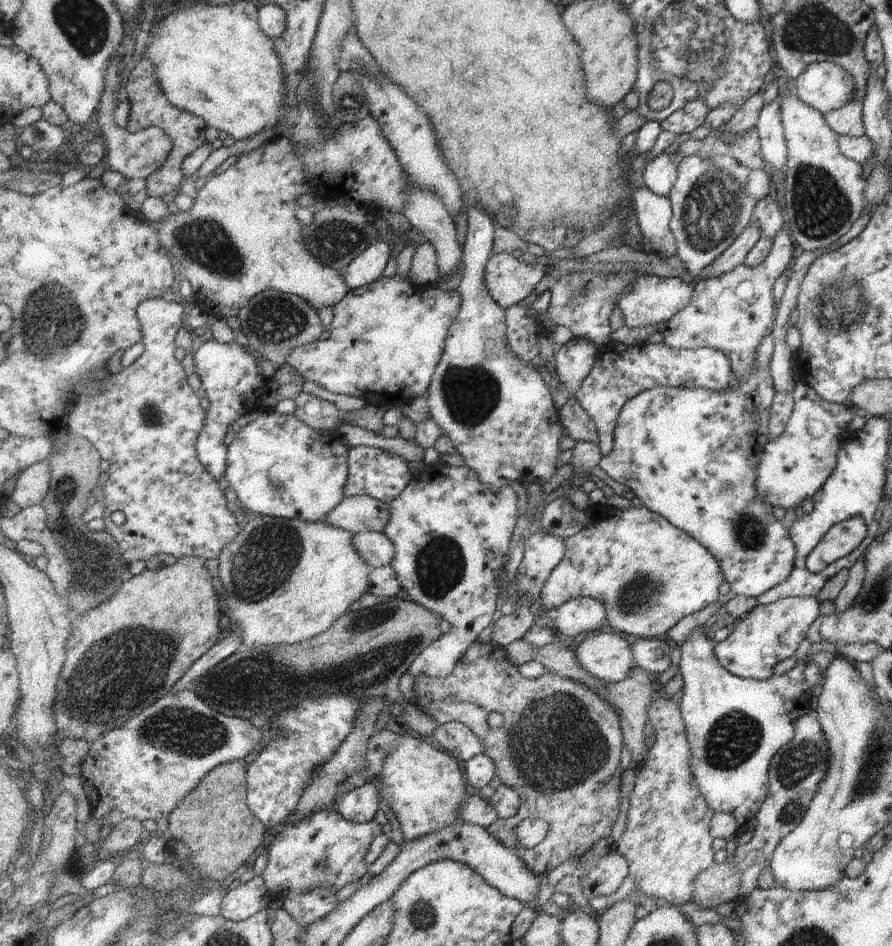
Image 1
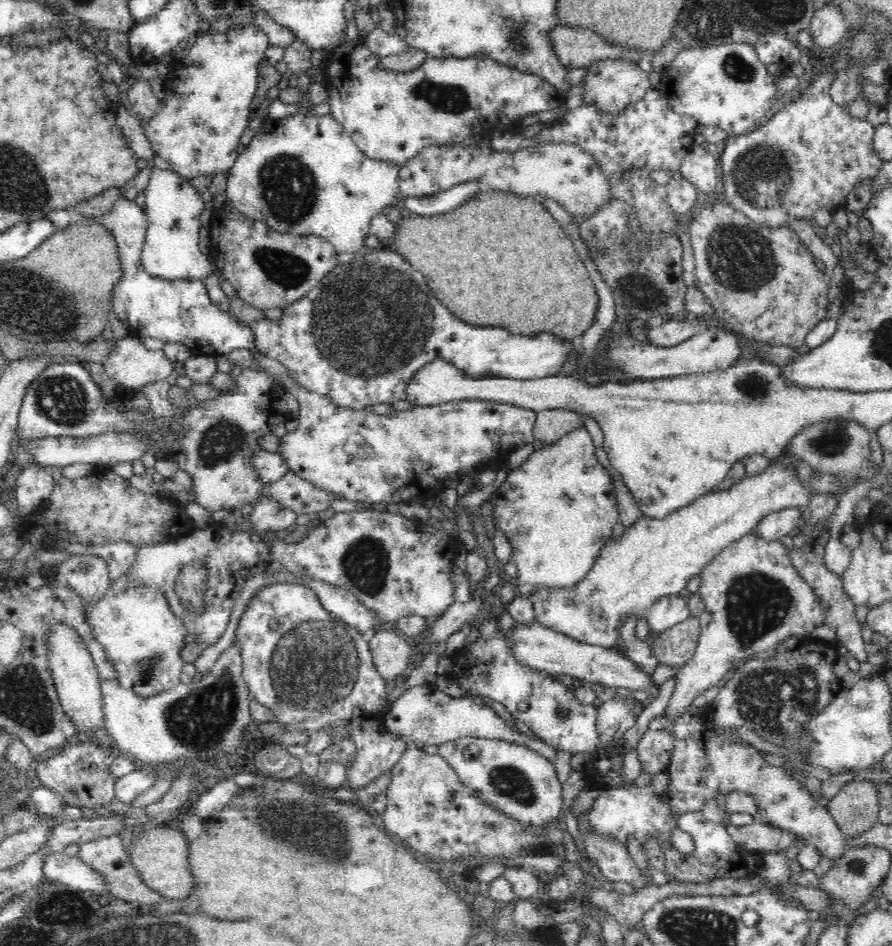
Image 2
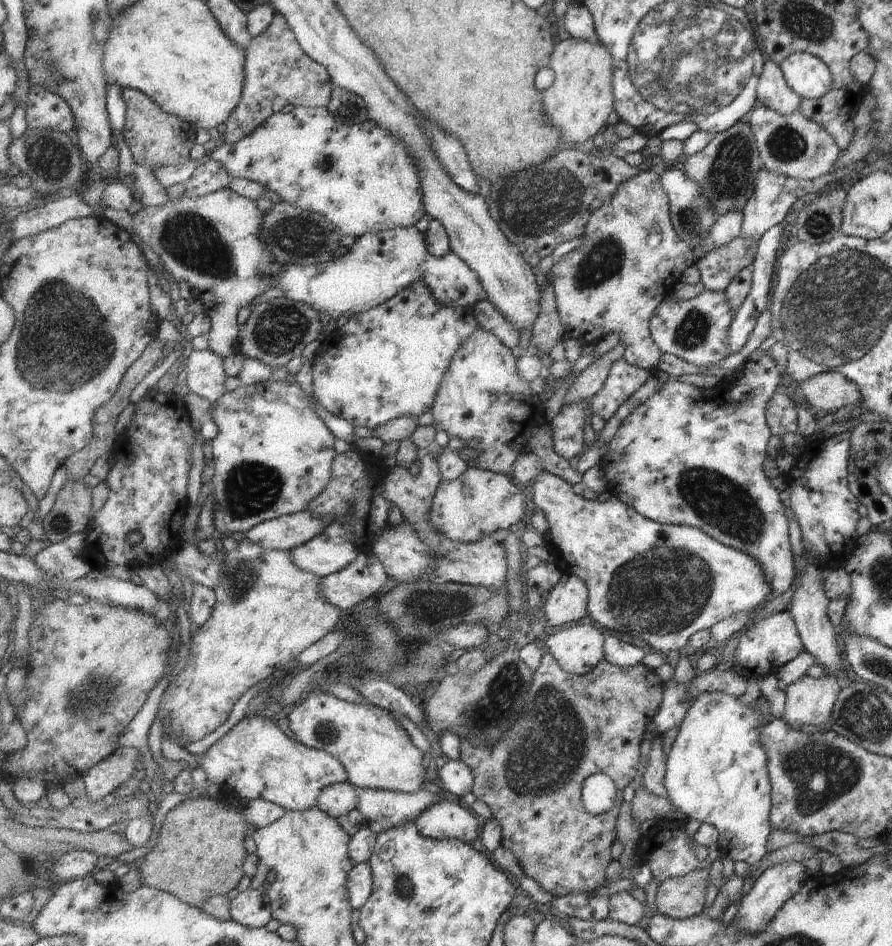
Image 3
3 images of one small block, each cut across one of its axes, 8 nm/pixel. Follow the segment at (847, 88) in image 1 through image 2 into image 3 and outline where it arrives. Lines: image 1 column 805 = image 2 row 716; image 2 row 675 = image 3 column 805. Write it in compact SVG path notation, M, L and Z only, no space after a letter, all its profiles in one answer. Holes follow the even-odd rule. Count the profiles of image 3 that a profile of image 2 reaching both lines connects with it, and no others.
M789 54L779 68L785 84L801 99L821 98L831 88L829 69L812 54Z

